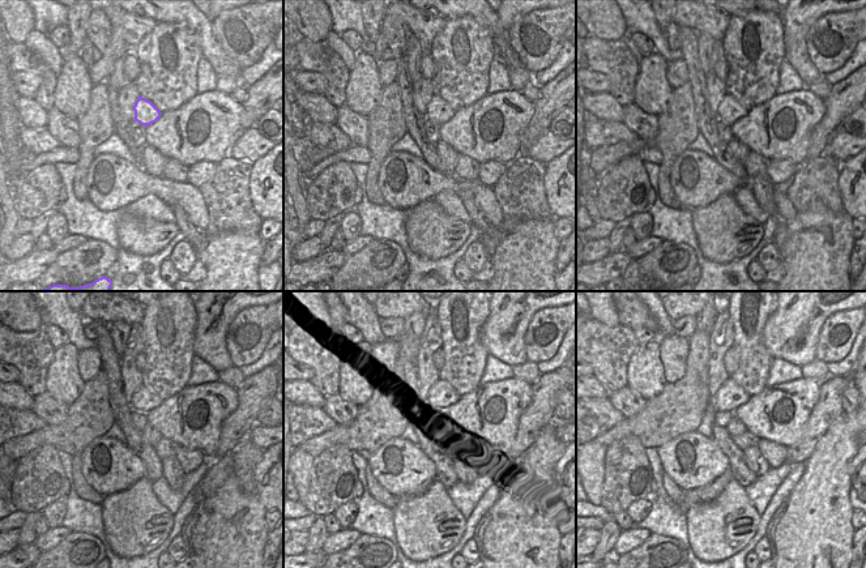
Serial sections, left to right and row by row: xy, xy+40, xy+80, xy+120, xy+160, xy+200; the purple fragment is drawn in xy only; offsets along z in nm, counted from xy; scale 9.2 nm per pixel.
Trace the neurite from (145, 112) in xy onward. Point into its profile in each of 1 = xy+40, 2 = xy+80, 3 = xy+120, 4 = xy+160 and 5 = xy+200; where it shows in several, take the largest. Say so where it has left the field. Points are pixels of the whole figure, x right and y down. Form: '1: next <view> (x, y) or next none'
1: next xy+40 (438, 111)
2: next xy+80 (729, 110)
3: next xy+120 (143, 401)
4: next xy+160 (436, 398)
5: next xy+200 (730, 396)

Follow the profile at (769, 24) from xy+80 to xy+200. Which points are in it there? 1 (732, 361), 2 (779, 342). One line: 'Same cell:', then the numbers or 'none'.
Same cell: none

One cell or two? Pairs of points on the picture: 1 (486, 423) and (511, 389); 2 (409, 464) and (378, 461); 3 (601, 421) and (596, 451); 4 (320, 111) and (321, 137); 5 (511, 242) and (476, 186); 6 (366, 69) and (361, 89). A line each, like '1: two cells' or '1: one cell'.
1: one cell
2: one cell
3: two cells
4: two cells
5: two cells
6: one cell

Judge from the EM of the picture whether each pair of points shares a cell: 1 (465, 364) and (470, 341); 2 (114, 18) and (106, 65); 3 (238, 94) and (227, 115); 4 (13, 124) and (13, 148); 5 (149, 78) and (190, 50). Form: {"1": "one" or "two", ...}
{"1": "one", "2": "one", "3": "two", "4": "one", "5": "one"}

